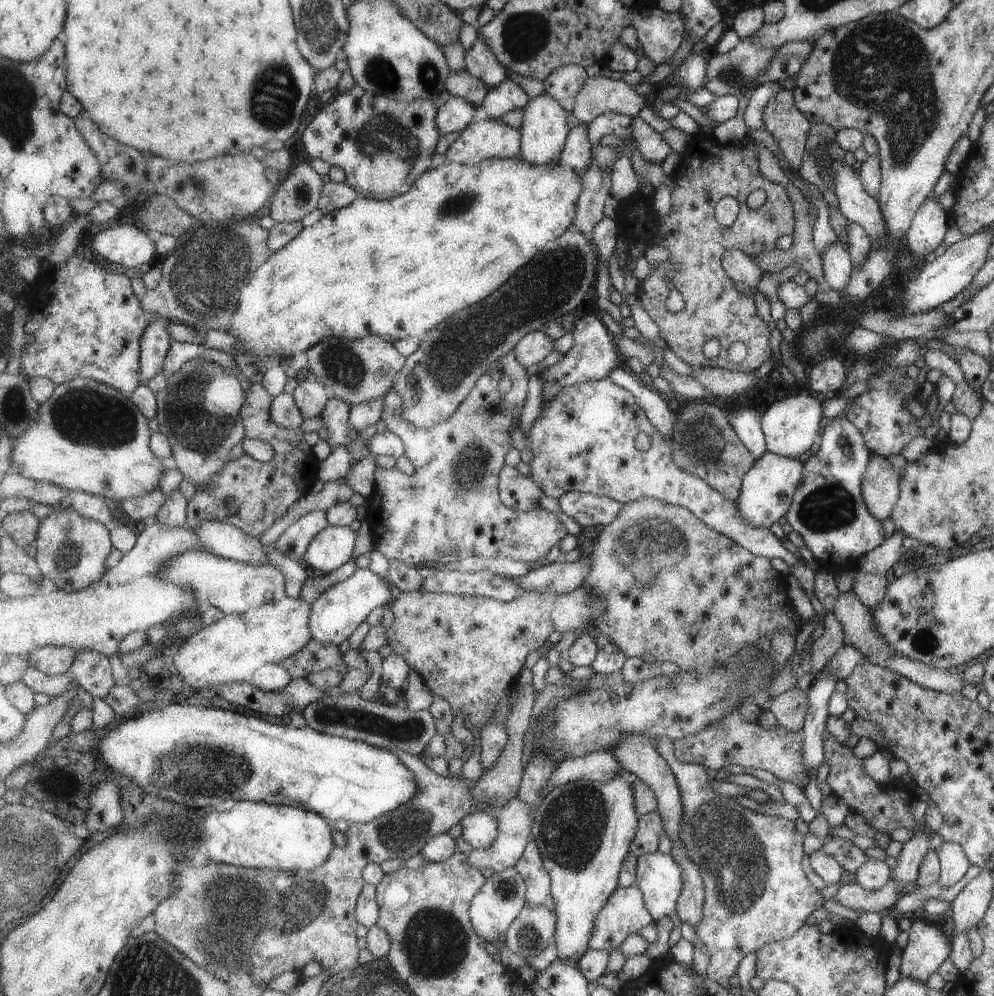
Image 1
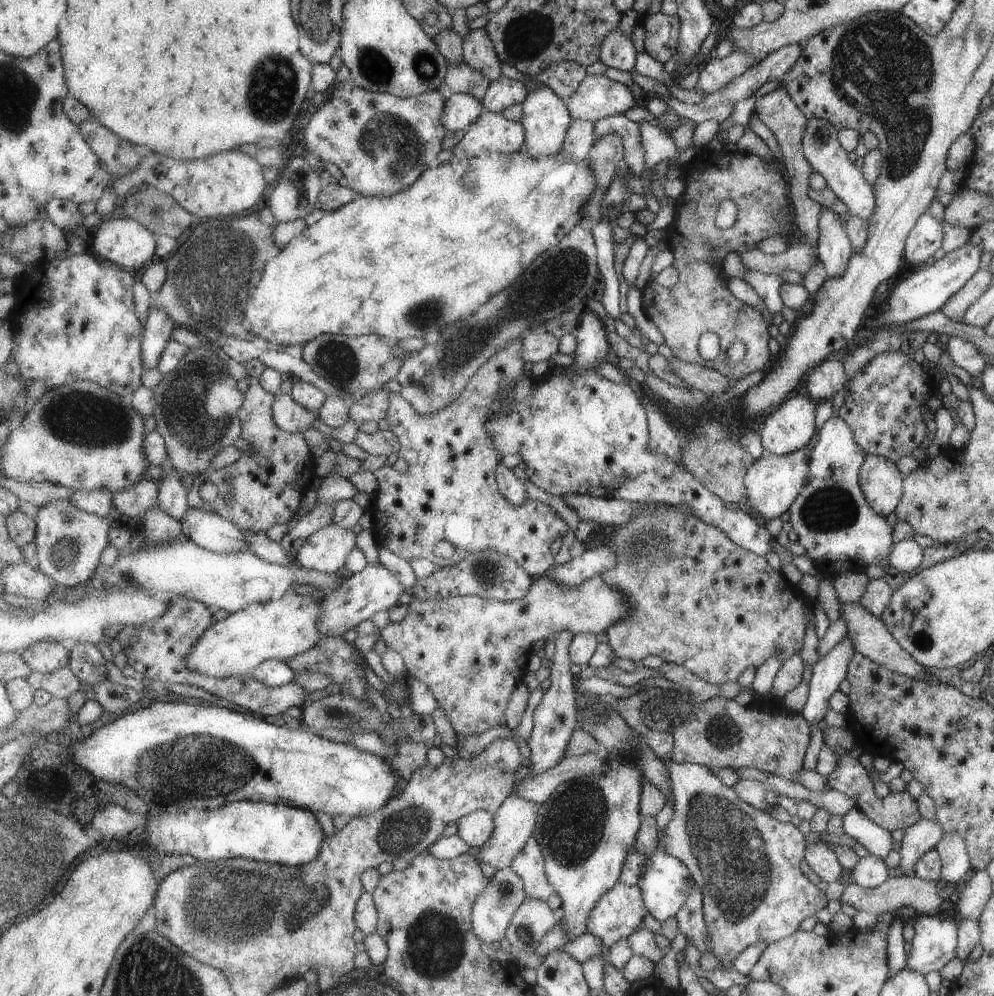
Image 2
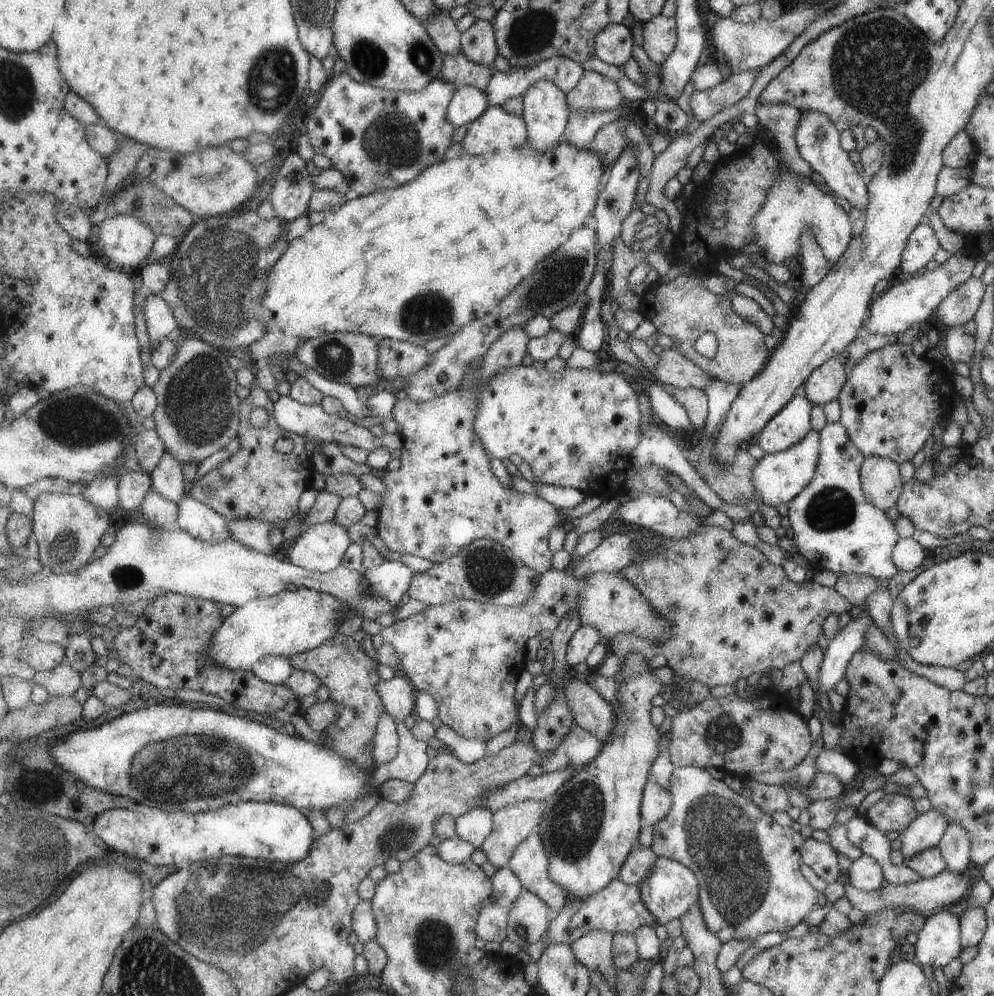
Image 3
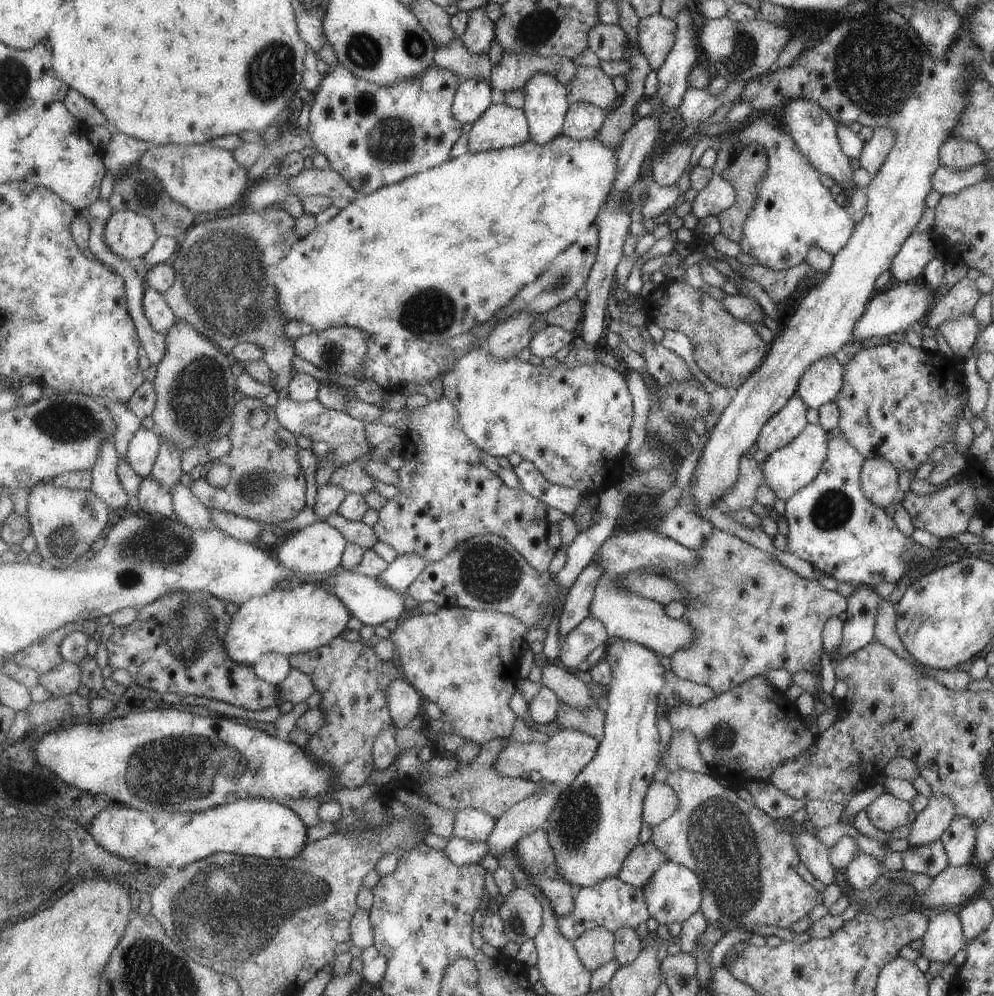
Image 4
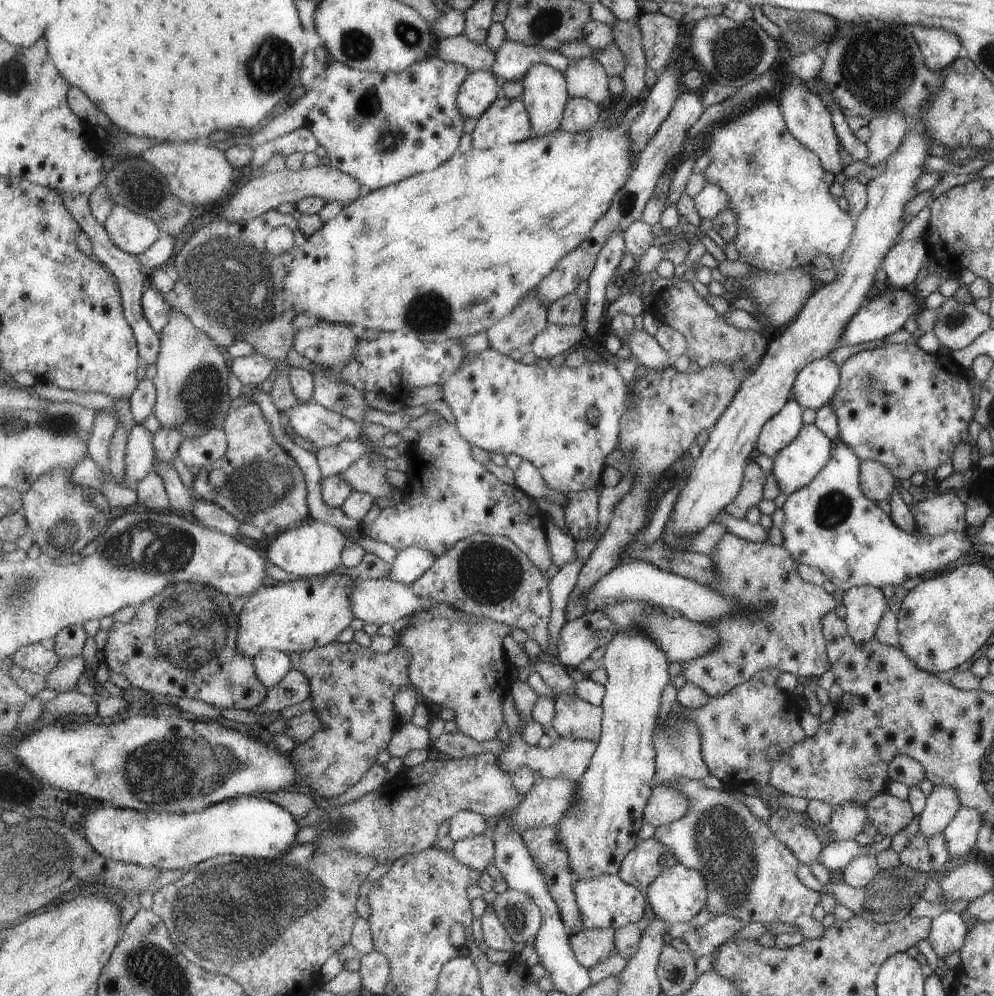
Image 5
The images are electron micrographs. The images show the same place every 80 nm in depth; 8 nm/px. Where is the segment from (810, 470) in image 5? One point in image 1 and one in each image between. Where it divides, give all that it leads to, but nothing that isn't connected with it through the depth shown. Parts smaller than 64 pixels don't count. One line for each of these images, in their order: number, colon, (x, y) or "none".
1: (768, 489)
2: (773, 482)
3: (777, 477)
4: (785, 471)

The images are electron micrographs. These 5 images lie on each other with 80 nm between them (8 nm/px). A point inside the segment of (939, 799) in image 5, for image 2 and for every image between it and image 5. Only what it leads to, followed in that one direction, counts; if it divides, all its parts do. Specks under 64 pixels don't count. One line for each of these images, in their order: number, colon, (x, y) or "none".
2: (921, 837)
3: (923, 832)
4: (928, 825)

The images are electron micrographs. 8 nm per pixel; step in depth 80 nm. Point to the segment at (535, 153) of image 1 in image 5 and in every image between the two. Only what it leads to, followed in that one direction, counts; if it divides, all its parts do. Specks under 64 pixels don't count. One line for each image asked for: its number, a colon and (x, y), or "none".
2: (547, 119)
3: (546, 110)
4: (546, 103)
5: (545, 92)

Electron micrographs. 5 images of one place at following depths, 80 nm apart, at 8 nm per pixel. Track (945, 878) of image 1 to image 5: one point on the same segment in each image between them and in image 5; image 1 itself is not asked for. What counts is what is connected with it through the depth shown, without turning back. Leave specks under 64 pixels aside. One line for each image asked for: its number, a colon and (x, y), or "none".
2: (955, 863)
3: (954, 844)
4: (958, 838)
5: (960, 834)

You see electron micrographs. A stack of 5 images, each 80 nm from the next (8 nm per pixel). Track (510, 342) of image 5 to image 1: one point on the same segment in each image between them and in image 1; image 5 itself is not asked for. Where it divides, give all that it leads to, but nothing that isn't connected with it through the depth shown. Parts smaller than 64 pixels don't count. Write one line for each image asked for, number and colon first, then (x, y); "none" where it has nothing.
1: (451, 502)
2: (450, 492)
3: (445, 495)
4: (511, 335)

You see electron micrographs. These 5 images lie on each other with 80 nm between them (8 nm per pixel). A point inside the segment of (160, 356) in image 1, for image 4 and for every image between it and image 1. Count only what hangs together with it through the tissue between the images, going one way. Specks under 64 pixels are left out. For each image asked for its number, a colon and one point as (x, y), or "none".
2: (157, 331)
3: (161, 322)
4: (157, 310)

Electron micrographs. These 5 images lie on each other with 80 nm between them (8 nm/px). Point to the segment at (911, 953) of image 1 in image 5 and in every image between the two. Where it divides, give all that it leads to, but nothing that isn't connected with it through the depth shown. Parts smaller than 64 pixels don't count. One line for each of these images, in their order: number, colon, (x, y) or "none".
2: (933, 944)
3: (938, 942)
4: (944, 936)
5: (948, 930)

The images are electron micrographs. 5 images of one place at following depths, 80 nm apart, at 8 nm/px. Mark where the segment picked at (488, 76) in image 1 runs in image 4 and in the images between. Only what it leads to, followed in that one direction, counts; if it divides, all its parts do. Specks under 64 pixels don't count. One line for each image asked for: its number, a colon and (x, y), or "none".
2: (480, 53)
3: (479, 43)
4: (481, 32)

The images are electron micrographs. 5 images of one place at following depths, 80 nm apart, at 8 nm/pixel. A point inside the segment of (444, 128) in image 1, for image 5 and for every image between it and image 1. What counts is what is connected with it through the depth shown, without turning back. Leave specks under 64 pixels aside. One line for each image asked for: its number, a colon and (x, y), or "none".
2: (462, 110)
3: (470, 102)
4: (473, 98)
5: (481, 89)

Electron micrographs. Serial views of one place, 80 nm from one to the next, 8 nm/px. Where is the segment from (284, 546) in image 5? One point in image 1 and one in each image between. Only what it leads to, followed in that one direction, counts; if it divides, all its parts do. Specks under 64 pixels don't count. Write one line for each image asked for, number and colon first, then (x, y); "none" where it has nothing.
1: (334, 546)
2: (328, 550)
3: (322, 547)
4: (317, 548)

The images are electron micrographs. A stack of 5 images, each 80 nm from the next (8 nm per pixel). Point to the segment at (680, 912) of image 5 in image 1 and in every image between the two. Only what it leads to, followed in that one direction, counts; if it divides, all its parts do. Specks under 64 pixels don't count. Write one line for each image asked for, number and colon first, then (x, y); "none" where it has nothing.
1: (659, 876)
2: (666, 882)
3: (671, 889)
4: (675, 892)

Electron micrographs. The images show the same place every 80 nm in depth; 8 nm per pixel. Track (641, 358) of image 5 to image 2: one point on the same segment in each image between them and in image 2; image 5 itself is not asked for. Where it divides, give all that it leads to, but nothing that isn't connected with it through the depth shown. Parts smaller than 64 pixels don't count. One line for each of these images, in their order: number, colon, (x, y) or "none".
2: (710, 382)
3: (675, 369)
4: (666, 366)

